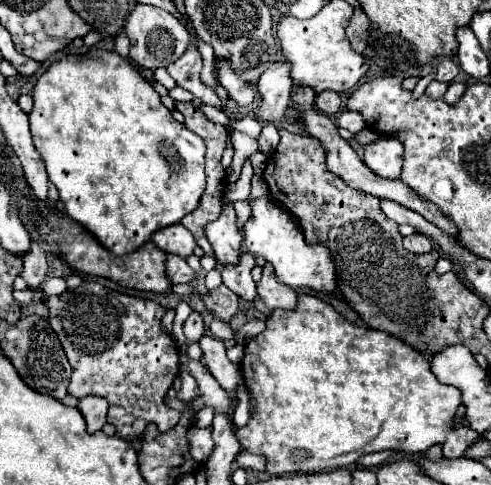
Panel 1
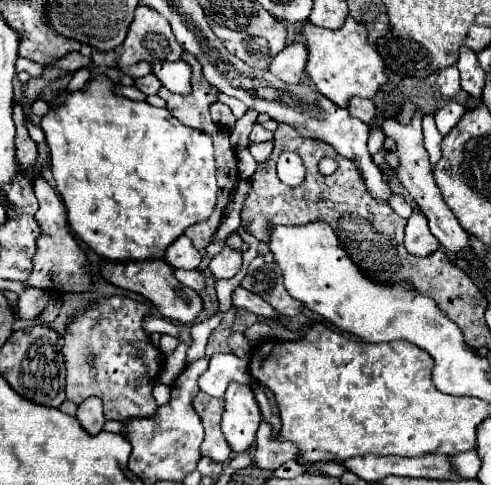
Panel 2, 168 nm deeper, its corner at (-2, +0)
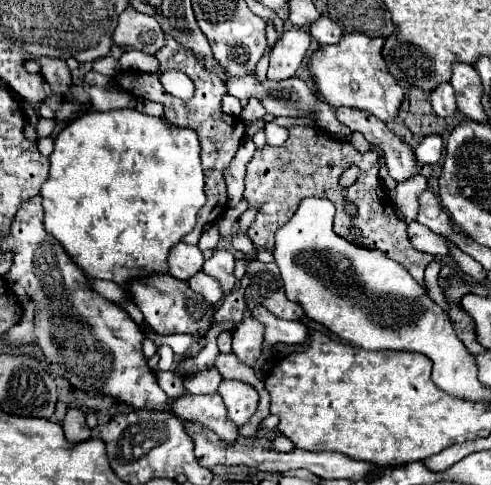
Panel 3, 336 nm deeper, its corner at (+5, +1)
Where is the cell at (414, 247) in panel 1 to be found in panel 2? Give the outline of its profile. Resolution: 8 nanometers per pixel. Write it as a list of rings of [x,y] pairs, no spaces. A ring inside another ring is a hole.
[[[417,208],[405,226],[405,248],[413,256],[427,256],[439,248],[439,240],[429,232],[427,218]]]

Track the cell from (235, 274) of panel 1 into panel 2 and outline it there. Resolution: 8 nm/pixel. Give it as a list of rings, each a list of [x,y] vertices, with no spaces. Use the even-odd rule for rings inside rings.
[[[237,286],[237,288],[233,290],[233,306],[235,306],[235,308],[249,310],[249,312],[259,314],[259,316],[277,318],[277,312],[275,312],[263,298],[259,298],[259,296],[253,294],[253,292],[247,292],[243,286]]]

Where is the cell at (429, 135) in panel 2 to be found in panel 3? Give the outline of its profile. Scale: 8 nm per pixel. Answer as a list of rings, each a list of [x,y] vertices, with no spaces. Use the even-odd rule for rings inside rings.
[[[414,175],[412,179],[398,183],[396,195],[392,197],[392,201],[394,201],[400,217],[406,223],[416,219],[416,215],[418,215],[418,197],[424,189],[426,189],[426,179],[420,177],[420,175]]]

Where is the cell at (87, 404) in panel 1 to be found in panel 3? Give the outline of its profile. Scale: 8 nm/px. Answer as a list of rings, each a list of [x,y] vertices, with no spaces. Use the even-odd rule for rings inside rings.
[[[68,409],[64,421],[62,421],[62,429],[64,429],[64,437],[70,443],[82,443],[86,439],[90,439],[90,427],[86,425],[86,415],[80,409]]]

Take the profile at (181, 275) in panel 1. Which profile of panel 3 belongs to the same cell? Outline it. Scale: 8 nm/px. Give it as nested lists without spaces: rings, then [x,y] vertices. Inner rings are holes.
[[[198,273],[198,275],[194,275],[194,277],[190,277],[188,279],[188,285],[192,287],[192,291],[196,291],[196,293],[200,293],[206,301],[210,301],[210,303],[218,303],[218,301],[222,301],[222,297],[224,297],[224,291],[222,291],[222,287],[220,287],[220,283],[216,283],[216,279],[212,279],[212,277],[208,277],[206,273]]]

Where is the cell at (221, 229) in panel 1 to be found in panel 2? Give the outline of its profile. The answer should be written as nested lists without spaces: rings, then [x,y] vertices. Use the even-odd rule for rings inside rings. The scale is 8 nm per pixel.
[[[223,244],[221,252],[211,260],[209,270],[217,276],[217,278],[233,278],[241,268],[241,252]]]

